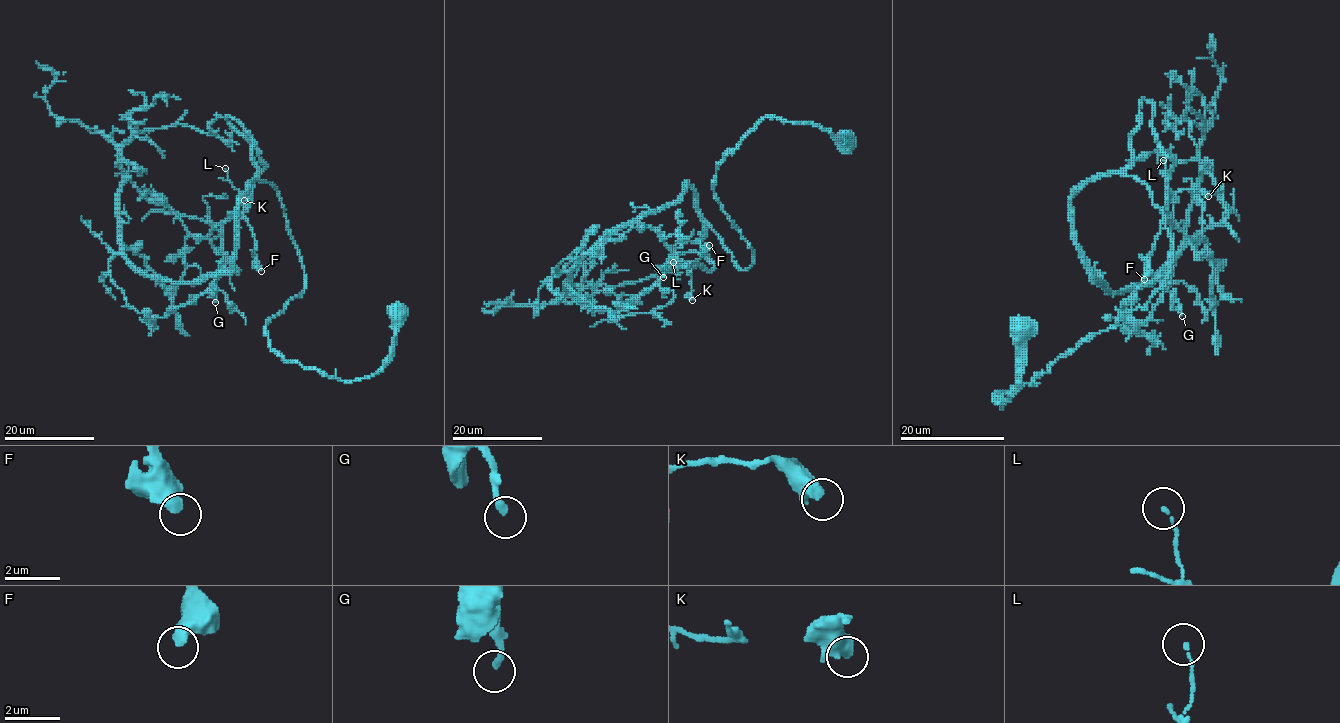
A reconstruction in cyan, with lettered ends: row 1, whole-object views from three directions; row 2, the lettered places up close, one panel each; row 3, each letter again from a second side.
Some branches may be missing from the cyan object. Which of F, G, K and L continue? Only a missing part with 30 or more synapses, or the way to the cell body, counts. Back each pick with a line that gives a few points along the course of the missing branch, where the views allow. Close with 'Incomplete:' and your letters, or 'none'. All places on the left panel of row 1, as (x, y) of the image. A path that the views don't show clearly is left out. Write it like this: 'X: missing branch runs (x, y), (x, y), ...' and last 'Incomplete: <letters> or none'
G: missing branch runs (215, 302), (210, 307), (230, 299), (238, 302)
Incomplete: G

